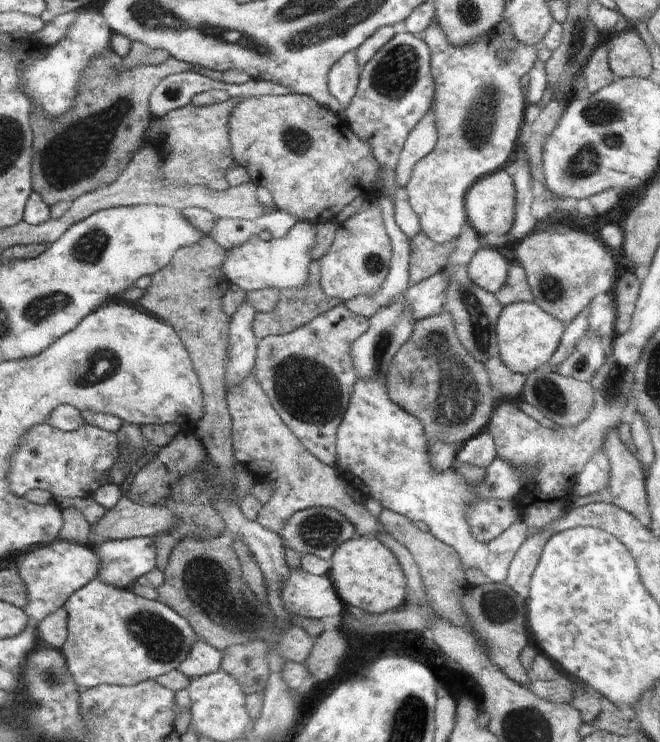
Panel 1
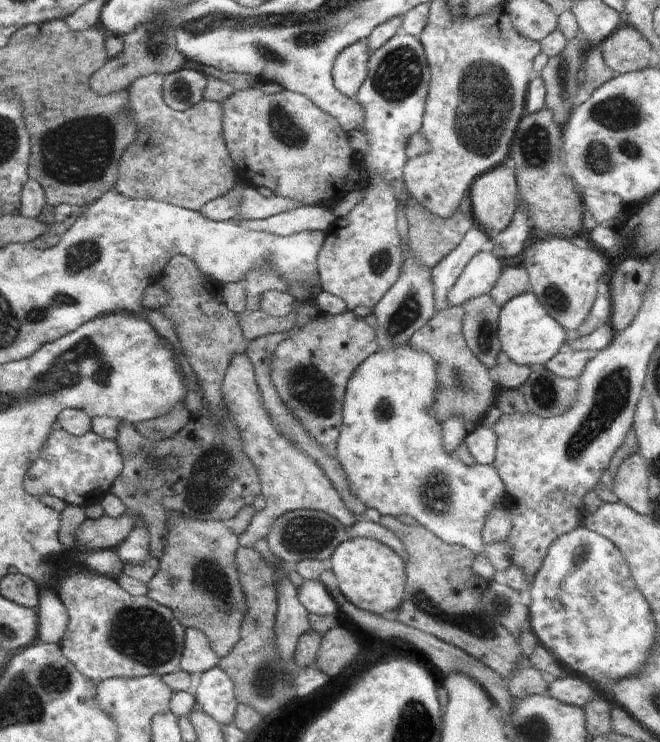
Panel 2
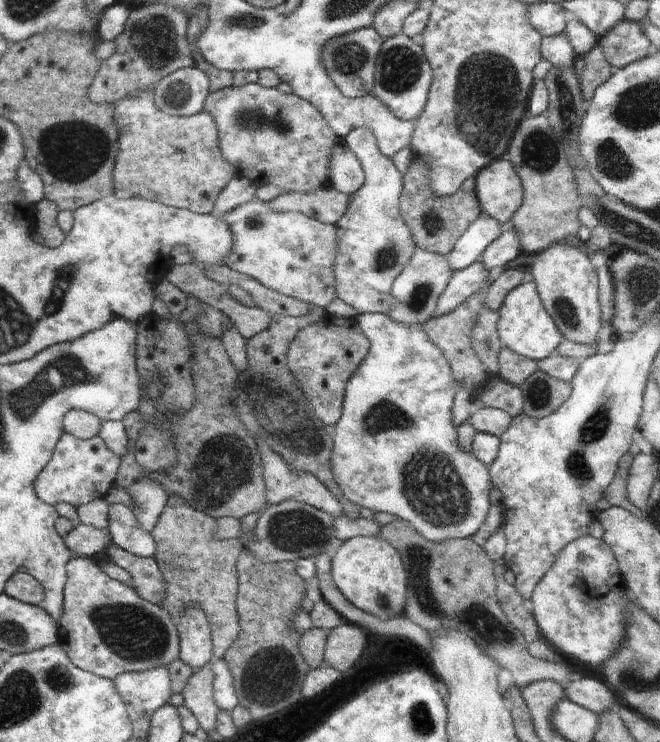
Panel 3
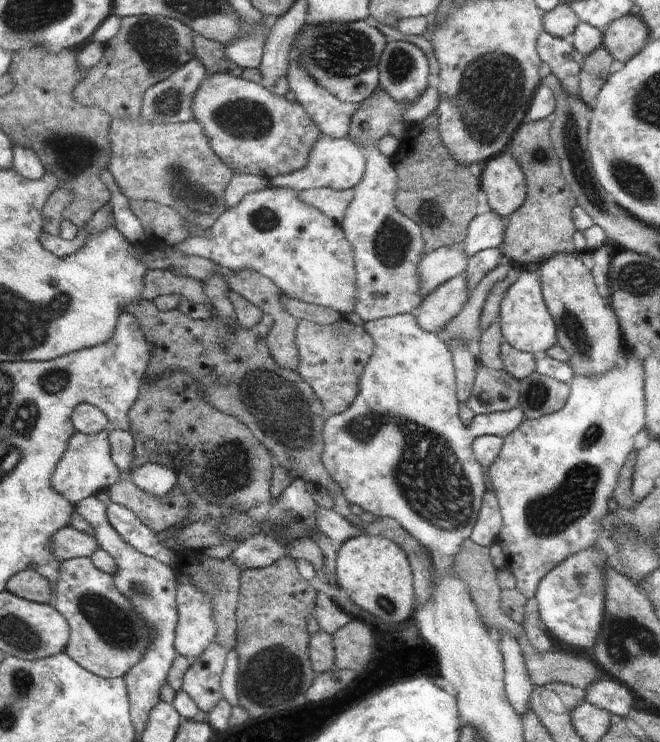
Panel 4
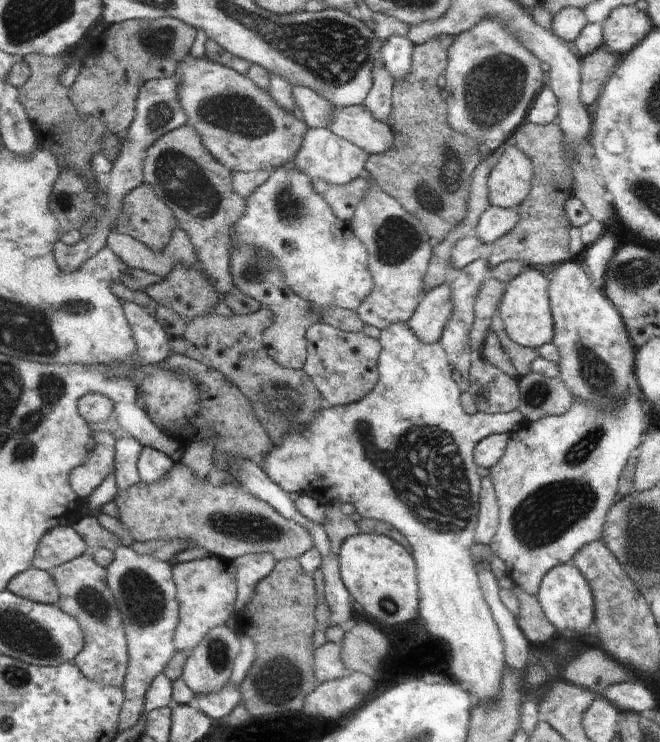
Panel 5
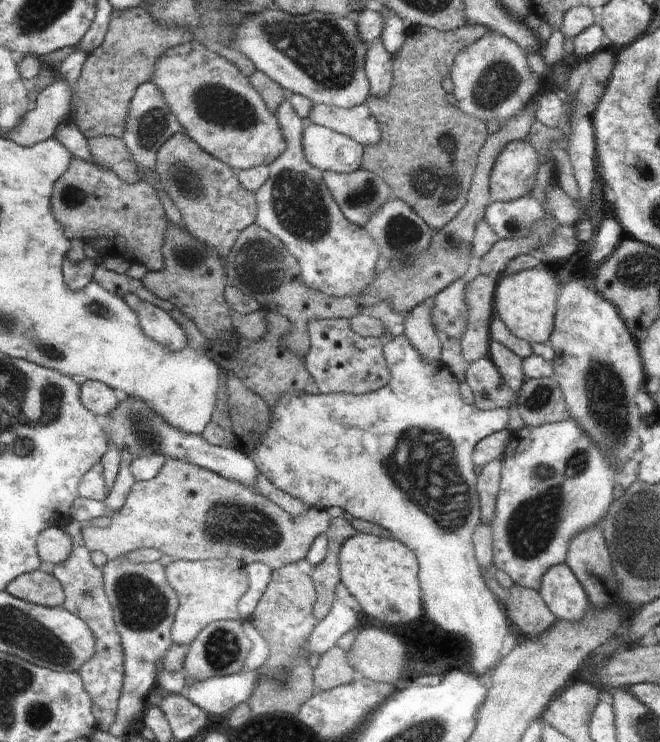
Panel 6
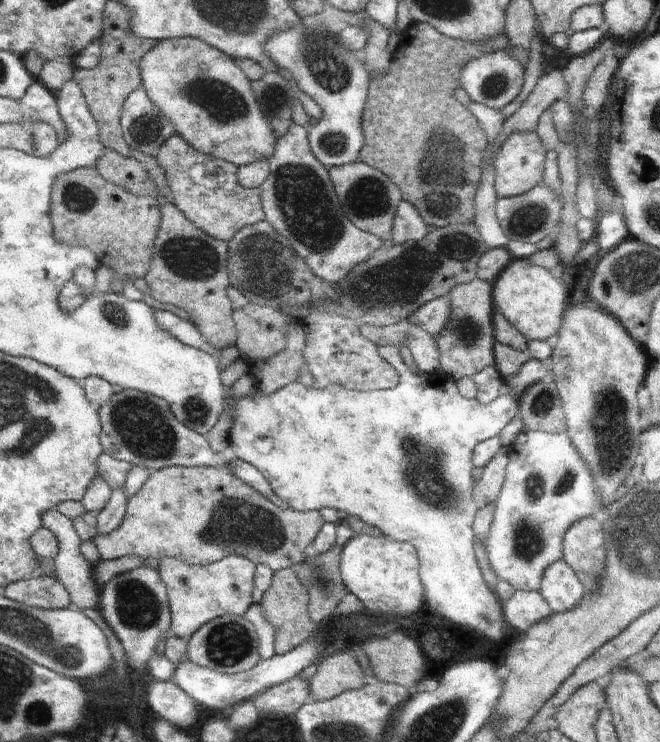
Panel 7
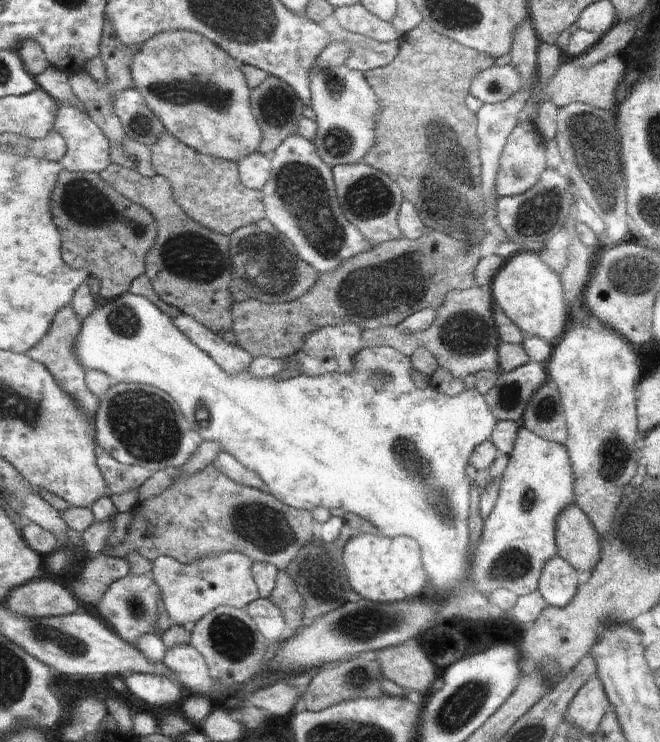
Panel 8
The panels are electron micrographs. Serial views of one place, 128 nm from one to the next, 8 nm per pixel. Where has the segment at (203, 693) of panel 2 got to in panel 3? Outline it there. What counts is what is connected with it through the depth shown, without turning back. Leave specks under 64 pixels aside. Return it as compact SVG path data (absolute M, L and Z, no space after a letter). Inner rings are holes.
M213 658L210 670L212 670L212 696L214 696L214 702L216 702L218 710L230 713L239 706L239 701L234 691L232 676L228 672L228 666L226 666L224 659Z

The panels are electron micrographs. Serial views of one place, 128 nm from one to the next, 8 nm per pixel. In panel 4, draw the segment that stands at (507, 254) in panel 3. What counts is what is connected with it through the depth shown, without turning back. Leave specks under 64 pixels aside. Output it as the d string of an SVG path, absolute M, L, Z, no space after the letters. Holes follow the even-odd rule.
M500 248L485 249L467 260L466 271L463 273L466 276L466 284L468 284L468 293L472 292L480 280L488 275L496 266L509 264L510 258L506 258Z

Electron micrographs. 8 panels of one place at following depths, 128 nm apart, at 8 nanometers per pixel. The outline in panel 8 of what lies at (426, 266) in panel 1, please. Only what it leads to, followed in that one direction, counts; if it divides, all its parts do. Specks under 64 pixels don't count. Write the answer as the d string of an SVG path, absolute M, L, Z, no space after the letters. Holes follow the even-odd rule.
M424 20L407 32L403 34L399 40L399 53L398 56L385 67L377 68L363 72L364 78L367 83L372 87L374 94L377 96L379 102L379 111L375 117L375 144L365 154L362 162L376 167L378 170L385 172L393 178L393 181L400 187L403 198L406 201L412 202L417 208L420 215L420 220L431 229L437 230L440 233L444 233L454 237L455 239L466 238L466 242L470 244L480 244L490 239L489 232L485 229L483 223L483 214L485 211L485 200L481 191L481 160L479 157L479 140L477 137L477 116L474 111L468 108L466 105L466 98L470 94L469 88L471 80L484 69L489 69L494 65L494 59L484 53L478 52L476 49L464 46L447 36L441 35L436 32L430 24Z

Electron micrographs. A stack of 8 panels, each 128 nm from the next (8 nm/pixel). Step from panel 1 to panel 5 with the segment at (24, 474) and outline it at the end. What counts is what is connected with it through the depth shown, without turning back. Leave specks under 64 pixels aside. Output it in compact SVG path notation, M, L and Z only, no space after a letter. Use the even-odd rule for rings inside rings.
M108 431L94 433L95 444L89 452L88 458L79 467L74 467L69 474L68 482L72 490L85 500L92 491L98 488L108 474L115 470L115 440Z

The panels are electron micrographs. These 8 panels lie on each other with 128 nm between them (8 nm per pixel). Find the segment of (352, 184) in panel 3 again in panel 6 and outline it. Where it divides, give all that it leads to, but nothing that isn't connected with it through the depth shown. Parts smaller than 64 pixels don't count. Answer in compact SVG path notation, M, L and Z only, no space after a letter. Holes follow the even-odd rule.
M311 124L303 130L302 152L321 173L350 174L361 169L364 147L344 134Z

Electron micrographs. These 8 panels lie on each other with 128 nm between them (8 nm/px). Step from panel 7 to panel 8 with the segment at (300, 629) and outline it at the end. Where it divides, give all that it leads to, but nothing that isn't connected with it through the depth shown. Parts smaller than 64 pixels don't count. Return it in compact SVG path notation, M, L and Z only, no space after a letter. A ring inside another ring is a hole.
M284 570L278 571L275 587L269 599L283 612L286 624L295 631L306 623L303 618L303 598L296 584Z

